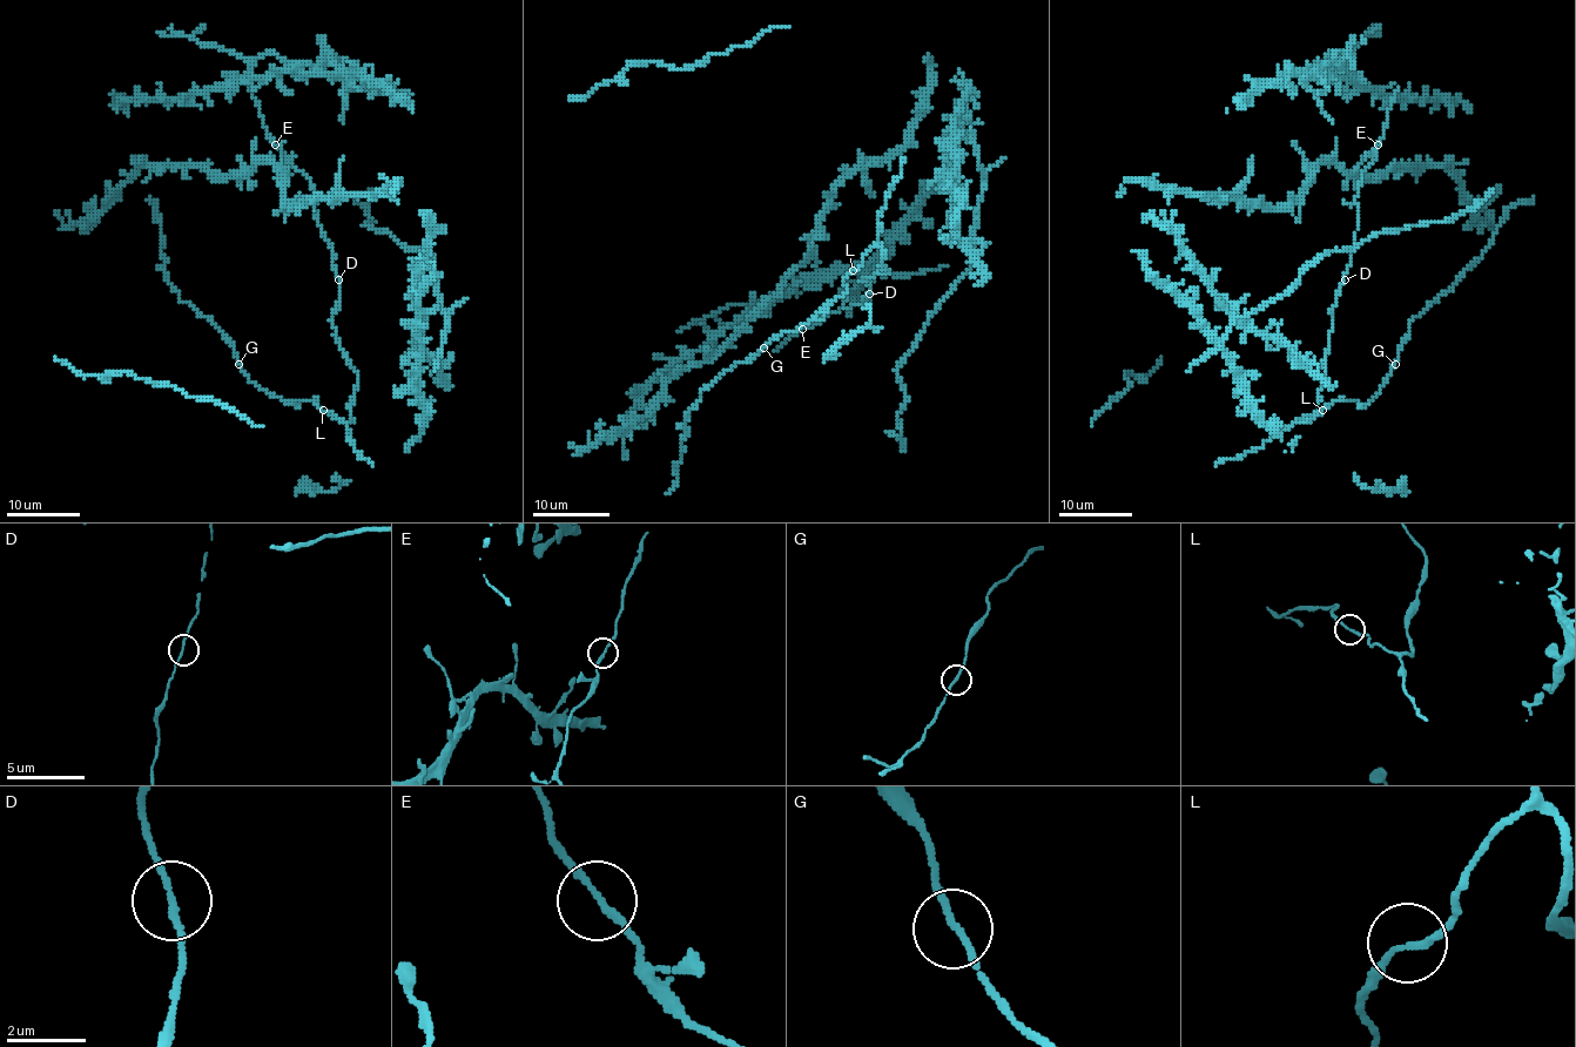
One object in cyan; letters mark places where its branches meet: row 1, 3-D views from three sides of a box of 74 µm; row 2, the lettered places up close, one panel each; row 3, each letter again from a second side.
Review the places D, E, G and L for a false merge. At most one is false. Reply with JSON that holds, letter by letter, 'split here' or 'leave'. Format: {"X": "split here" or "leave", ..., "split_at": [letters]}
{"D": "leave", "E": "leave", "G": "leave", "L": "leave", "split_at": []}

